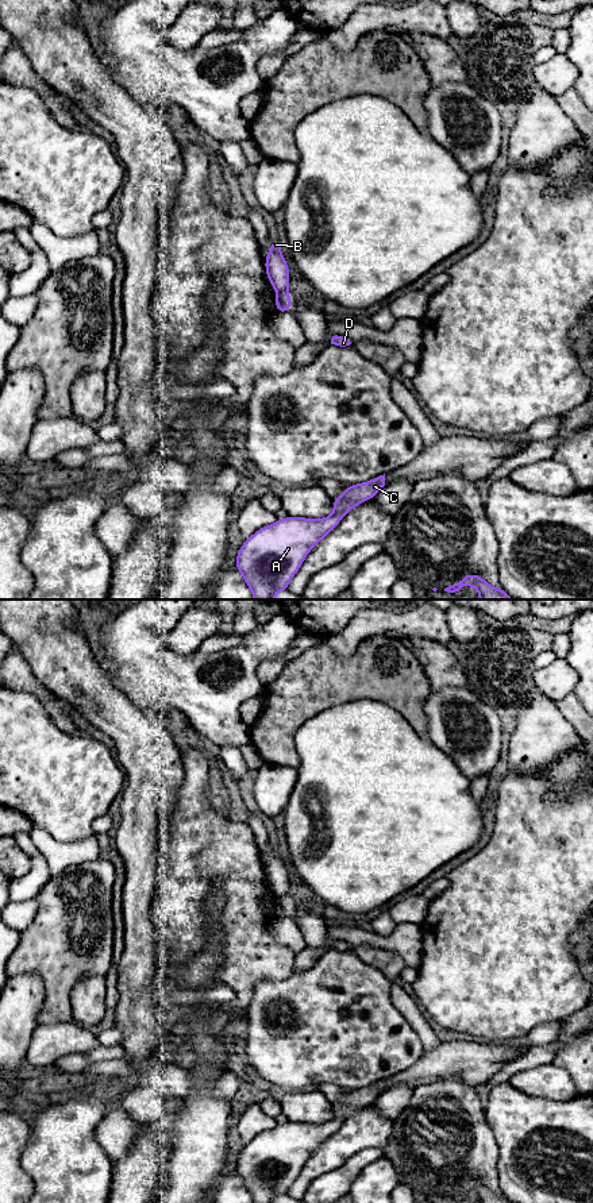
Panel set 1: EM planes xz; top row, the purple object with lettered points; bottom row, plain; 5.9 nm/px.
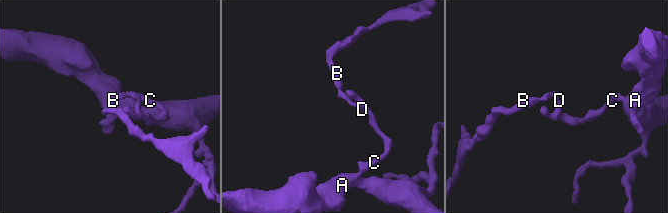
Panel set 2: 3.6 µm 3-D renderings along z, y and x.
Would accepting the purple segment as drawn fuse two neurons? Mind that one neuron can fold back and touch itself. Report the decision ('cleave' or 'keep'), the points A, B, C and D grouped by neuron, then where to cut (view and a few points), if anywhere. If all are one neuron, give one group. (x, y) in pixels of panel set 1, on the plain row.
cleave; A C D / B; cut in xz along (285, 895), (277, 898)

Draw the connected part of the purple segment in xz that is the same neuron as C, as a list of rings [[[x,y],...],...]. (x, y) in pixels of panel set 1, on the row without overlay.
[[[385,1079],[365,1088],[350,1090],[338,1103],[332,1106],[334,1117],[320,1125],[290,1122],[277,1125],[269,1131],[262,1131],[253,1141],[244,1145],[240,1152],[235,1171],[249,1189],[254,1203],[274,1203],[278,1196],[286,1196],[293,1180],[300,1175],[309,1156],[335,1131],[342,1122],[357,1110],[374,1103],[381,1092],[385,1091]]]

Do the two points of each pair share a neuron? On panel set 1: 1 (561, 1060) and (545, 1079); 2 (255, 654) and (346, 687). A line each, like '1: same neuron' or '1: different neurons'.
1: different neurons
2: different neurons

